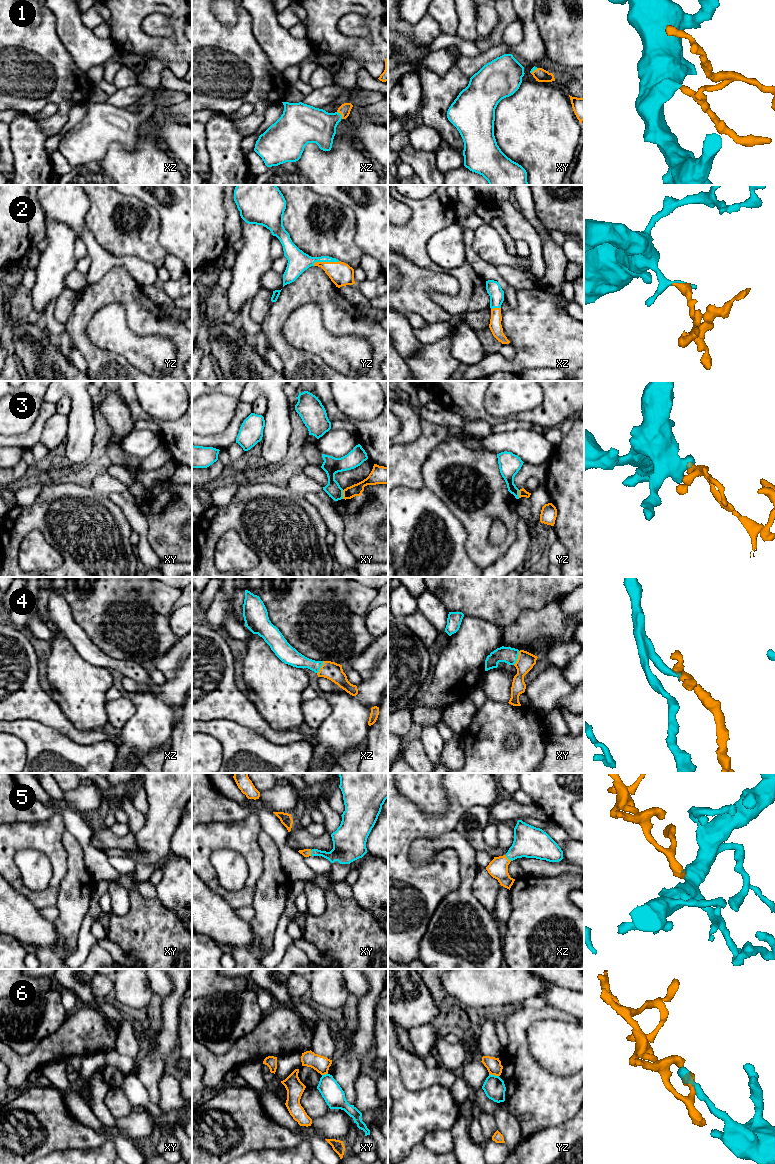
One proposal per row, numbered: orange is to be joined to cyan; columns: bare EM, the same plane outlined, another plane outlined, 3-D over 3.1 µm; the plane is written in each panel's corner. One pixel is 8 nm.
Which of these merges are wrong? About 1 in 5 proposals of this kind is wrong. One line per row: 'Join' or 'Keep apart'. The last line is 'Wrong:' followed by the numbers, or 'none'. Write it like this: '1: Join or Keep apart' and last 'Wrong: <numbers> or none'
1: Join
2: Join
3: Keep apart
4: Join
5: Join
6: Keep apart
Wrong: 3, 6

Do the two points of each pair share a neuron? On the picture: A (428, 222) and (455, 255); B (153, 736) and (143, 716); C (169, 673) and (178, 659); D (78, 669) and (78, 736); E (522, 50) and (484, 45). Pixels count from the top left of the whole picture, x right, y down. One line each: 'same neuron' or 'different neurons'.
A: different neurons
B: same neuron
C: same neuron
D: different neurons
E: different neurons

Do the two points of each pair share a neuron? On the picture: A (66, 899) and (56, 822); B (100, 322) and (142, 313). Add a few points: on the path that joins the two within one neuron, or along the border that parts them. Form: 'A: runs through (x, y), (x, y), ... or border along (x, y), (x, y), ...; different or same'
A: border along (68, 855), (68, 867), (60, 882), (57, 901); different
B: border along (107, 304), (120, 303), (125, 308), (130, 329); different

